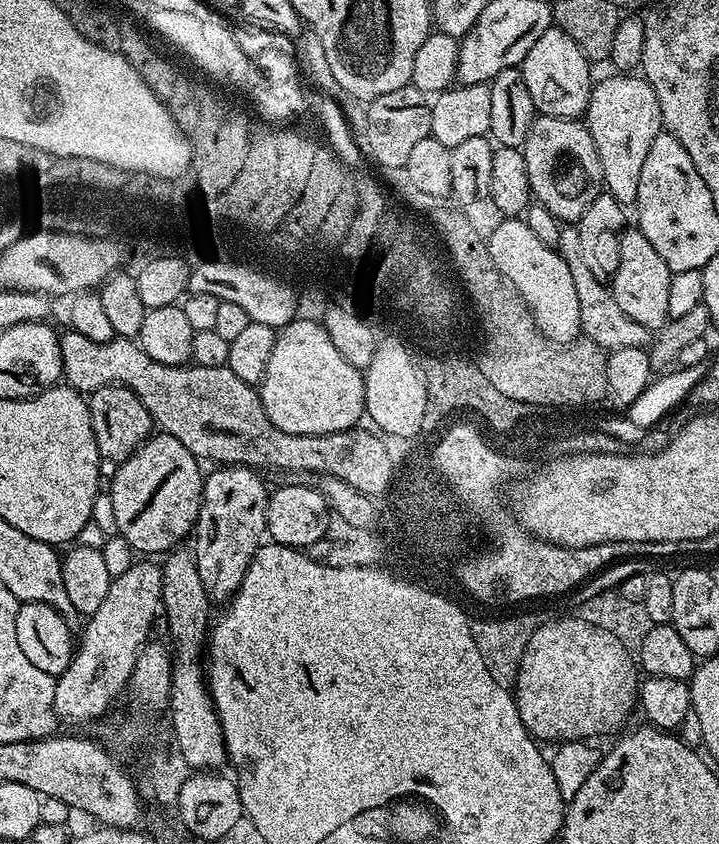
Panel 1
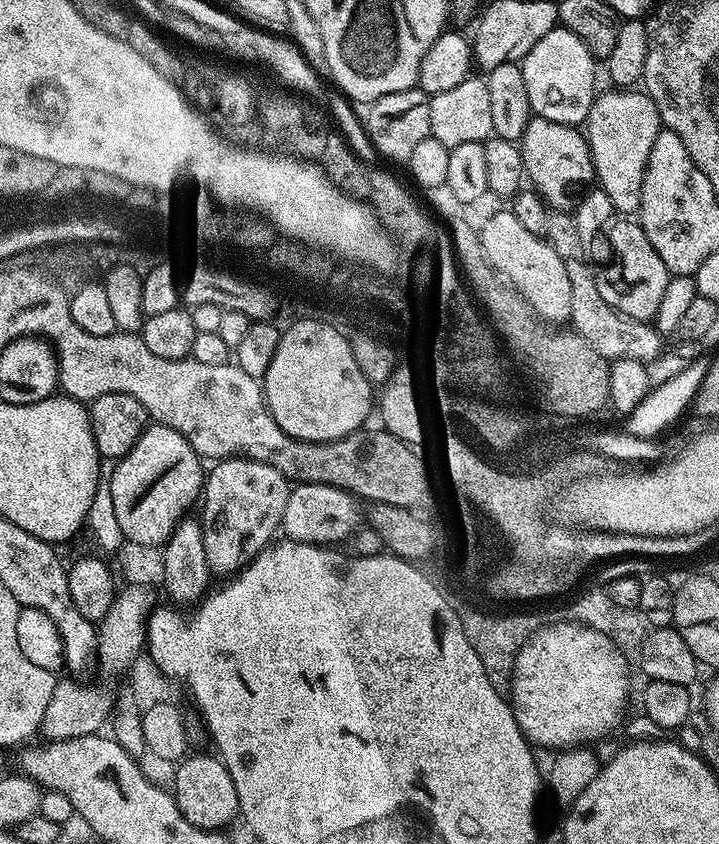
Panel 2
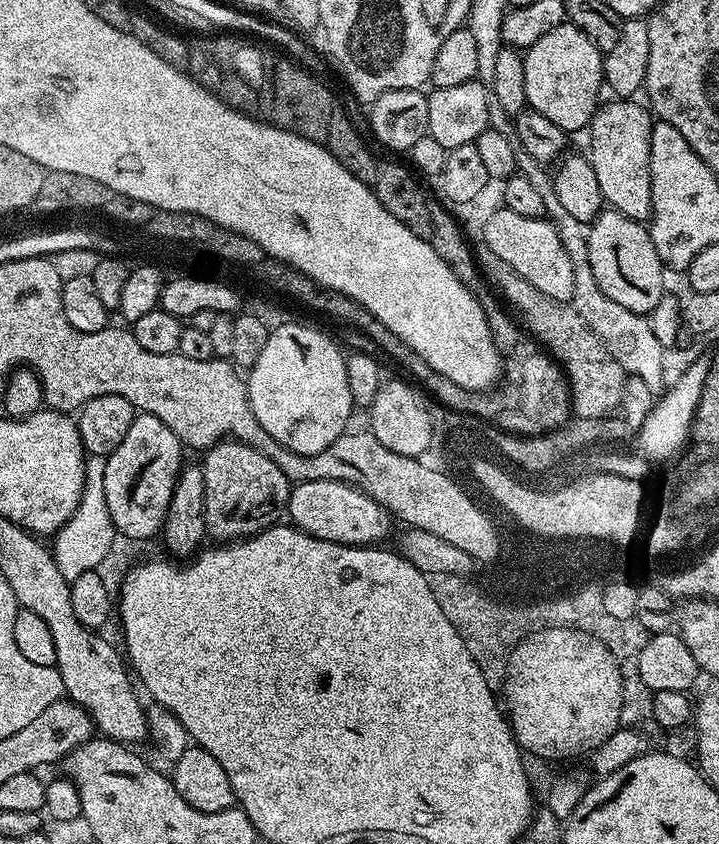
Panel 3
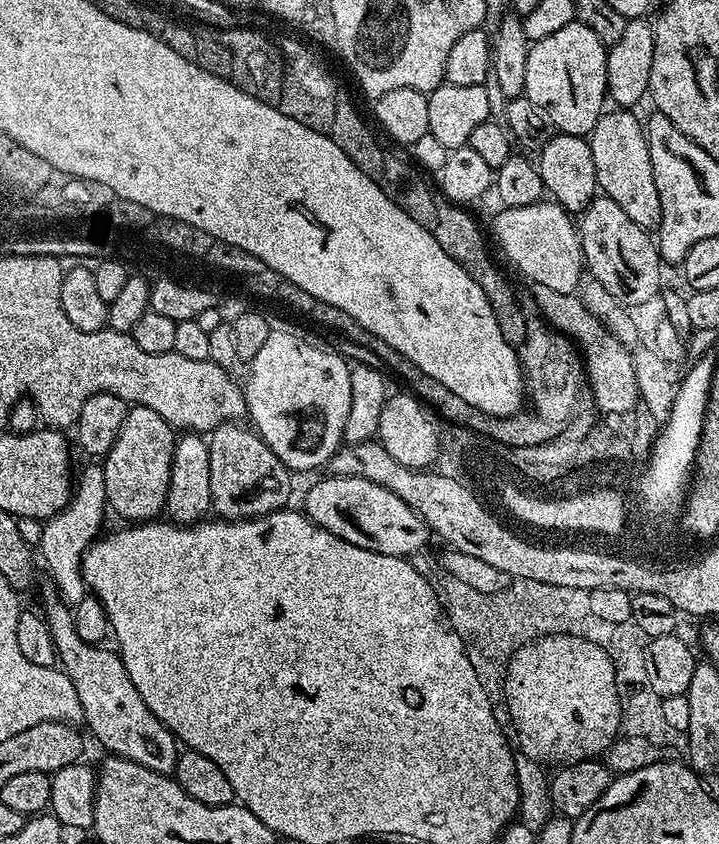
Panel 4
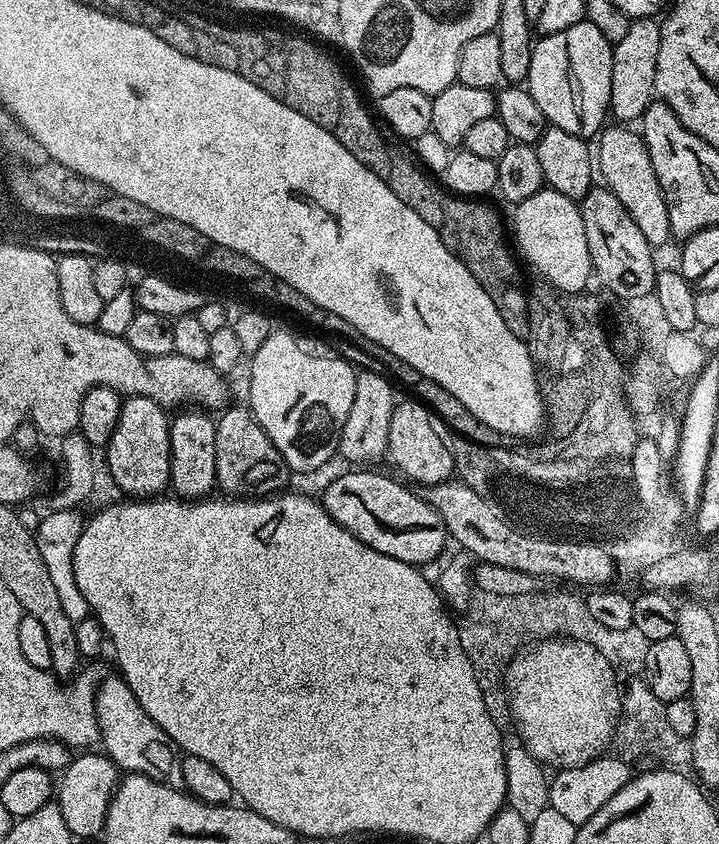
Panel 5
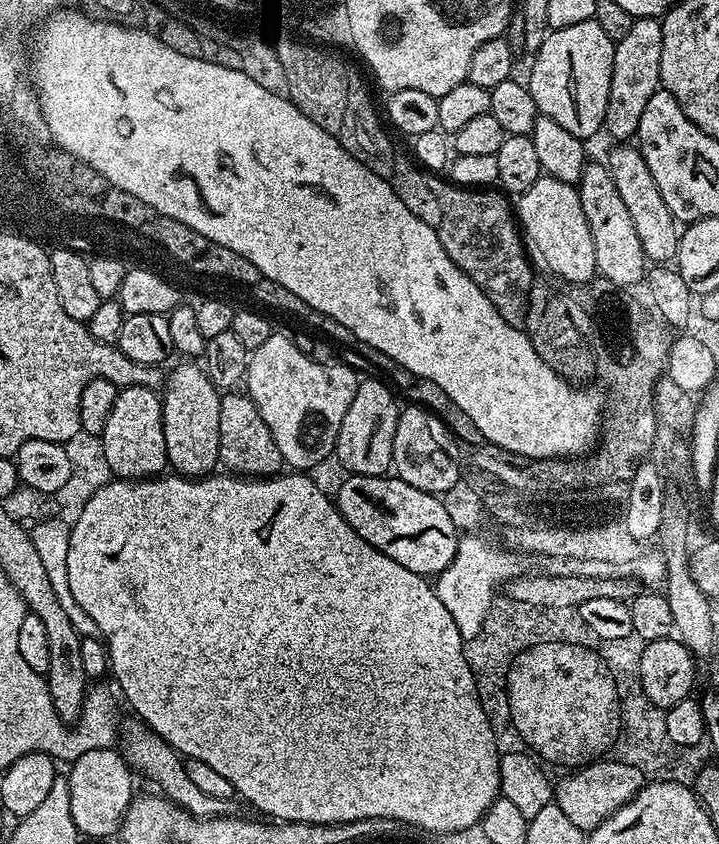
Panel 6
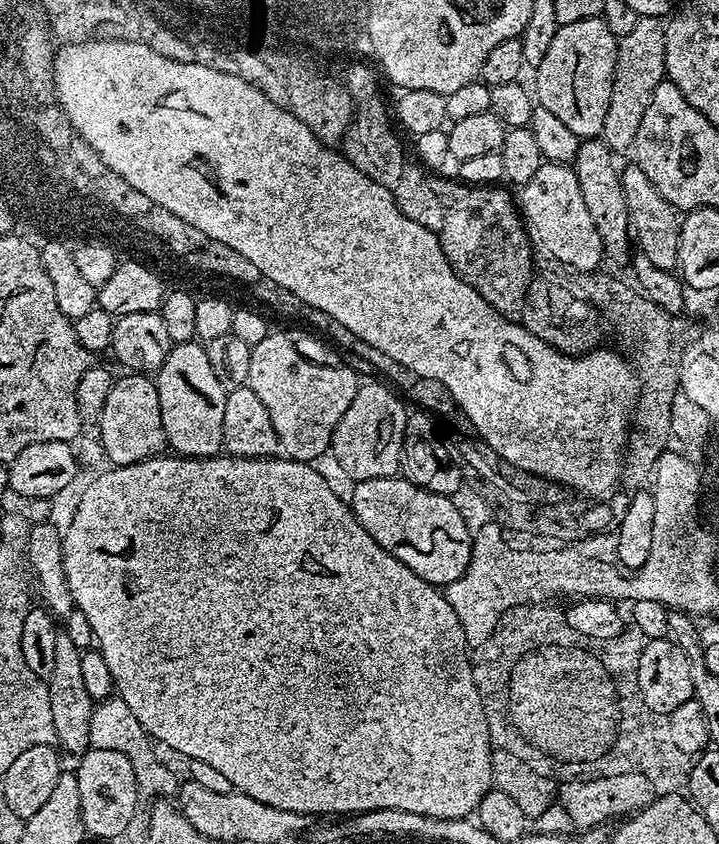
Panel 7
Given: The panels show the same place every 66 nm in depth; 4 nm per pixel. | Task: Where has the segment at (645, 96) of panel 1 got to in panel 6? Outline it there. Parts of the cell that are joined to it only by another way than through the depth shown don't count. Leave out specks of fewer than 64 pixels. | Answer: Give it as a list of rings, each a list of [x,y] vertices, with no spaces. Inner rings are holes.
[[[616,146],[606,157],[606,163],[614,178],[614,186],[618,186],[622,203],[626,205],[626,210],[634,222],[634,230],[638,230],[638,242],[642,242],[645,257],[660,266],[675,261],[681,229],[674,214],[670,214],[670,206],[666,206],[662,190],[658,190],[654,177],[650,174],[650,166],[646,166],[639,147]]]

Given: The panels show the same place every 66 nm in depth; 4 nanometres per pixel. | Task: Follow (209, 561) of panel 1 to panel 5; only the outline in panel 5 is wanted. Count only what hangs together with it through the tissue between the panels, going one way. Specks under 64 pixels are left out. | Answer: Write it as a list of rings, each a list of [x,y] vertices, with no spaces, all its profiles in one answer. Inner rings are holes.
[[[225,407],[216,420],[216,488],[228,498],[259,498],[285,491],[284,483],[290,477],[288,463],[274,442],[270,442],[266,430],[252,417],[252,409],[232,407]]]

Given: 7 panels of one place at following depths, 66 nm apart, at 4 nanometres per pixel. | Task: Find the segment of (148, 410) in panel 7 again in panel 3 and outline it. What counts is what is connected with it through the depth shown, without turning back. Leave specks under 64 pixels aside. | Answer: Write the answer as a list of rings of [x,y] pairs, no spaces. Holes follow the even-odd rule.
[[[137,414],[130,430],[126,430],[126,438],[118,442],[116,449],[107,456],[105,470],[106,503],[109,506],[113,526],[121,537],[128,540],[148,540],[164,527],[166,510],[170,506],[170,498],[174,494],[176,479],[180,477],[182,459],[180,439],[172,433],[170,426],[163,424],[158,418],[147,414]]]

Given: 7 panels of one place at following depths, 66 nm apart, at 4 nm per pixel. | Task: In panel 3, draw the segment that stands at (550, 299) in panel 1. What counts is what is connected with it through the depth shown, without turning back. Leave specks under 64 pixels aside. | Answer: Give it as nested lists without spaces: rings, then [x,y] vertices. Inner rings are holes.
[[[502,207],[486,222],[483,241],[498,258],[510,262],[530,286],[536,286],[555,300],[571,301],[574,294],[574,266],[570,256],[563,249],[562,239],[558,236],[552,221],[547,218],[522,218],[522,214],[514,214],[514,210]]]

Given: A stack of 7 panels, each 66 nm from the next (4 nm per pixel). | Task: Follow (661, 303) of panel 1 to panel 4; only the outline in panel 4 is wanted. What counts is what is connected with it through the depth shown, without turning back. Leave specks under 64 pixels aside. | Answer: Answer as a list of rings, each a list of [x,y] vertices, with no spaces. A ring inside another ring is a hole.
[[[597,194],[590,202],[590,206],[586,206],[586,210],[579,213],[578,231],[580,248],[584,252],[584,263],[591,279],[600,282],[616,300],[617,305],[648,304],[656,295],[656,299],[661,295],[660,268],[662,269],[662,261],[660,252],[656,248],[656,241],[650,235],[649,229],[638,226],[638,222],[633,222],[618,207],[618,202],[614,202],[606,195]]]

